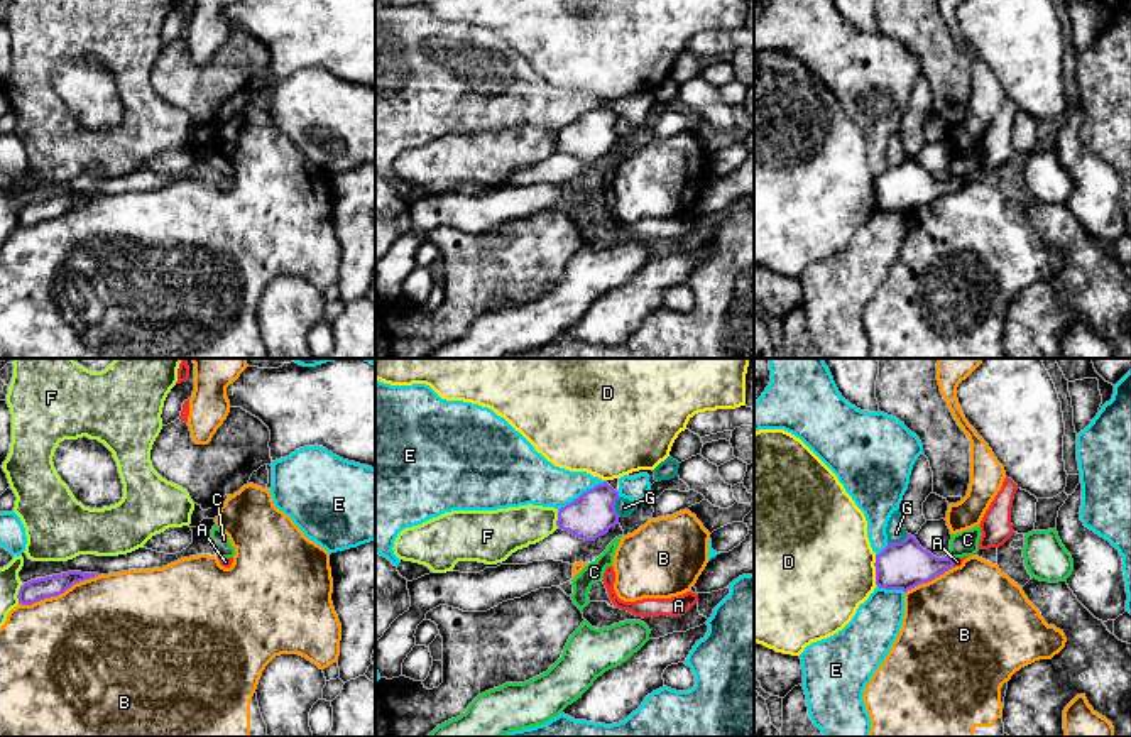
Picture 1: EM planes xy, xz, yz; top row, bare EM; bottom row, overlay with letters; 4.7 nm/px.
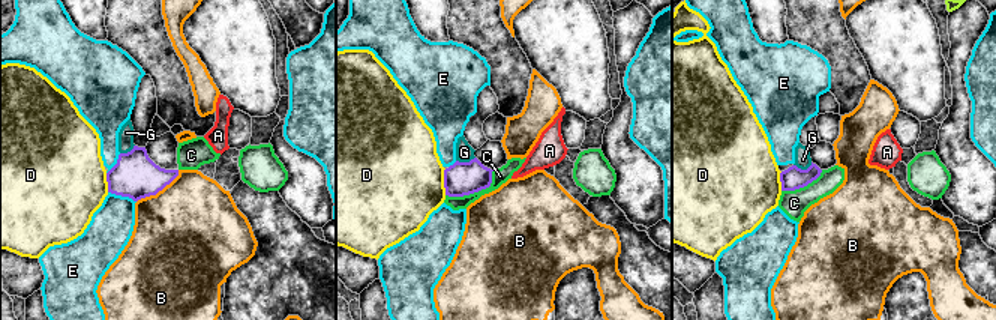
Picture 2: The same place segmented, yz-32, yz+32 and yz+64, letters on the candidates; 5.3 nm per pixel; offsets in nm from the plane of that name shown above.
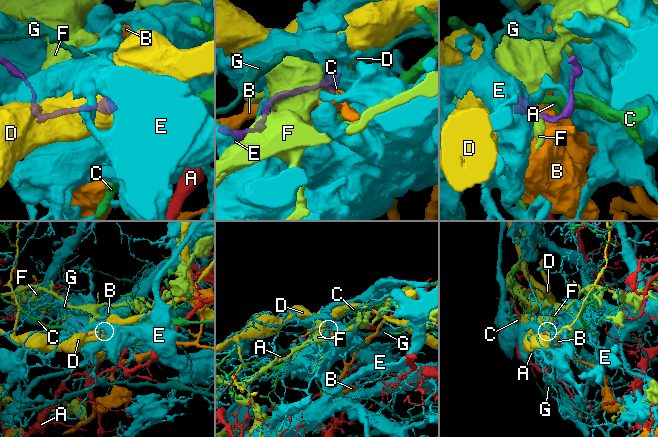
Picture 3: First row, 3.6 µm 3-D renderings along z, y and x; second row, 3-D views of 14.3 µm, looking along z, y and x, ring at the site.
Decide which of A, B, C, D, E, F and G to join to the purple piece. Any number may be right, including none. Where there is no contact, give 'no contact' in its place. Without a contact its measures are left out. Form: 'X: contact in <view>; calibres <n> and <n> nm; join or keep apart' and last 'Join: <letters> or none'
A: contact in yz; calibres 220 and 50 nm; join
B: contact in xy; calibres 110 and 480 nm; keep apart
C: contact in yz; calibres 220 and 120 nm; keep apart
D: contact in yz; calibres 220 and 480 nm; keep apart
E: contact in xz; calibres 220 and 220 nm; keep apart
F: contact in xz; calibres 220 and 200 nm; keep apart
G: contact in yz; calibres 220 and 90 nm; keep apart
Join: A

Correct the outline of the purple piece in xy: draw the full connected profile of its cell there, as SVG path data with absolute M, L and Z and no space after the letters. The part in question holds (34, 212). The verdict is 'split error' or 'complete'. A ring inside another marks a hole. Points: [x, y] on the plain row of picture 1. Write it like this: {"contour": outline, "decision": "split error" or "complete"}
{"contour": "M68 193L46 199L37 199L24 205L19 211L19 225L32 227L44 220L57 218L71 210L74 205L98 198L98 194Z", "decision": "complete"}

